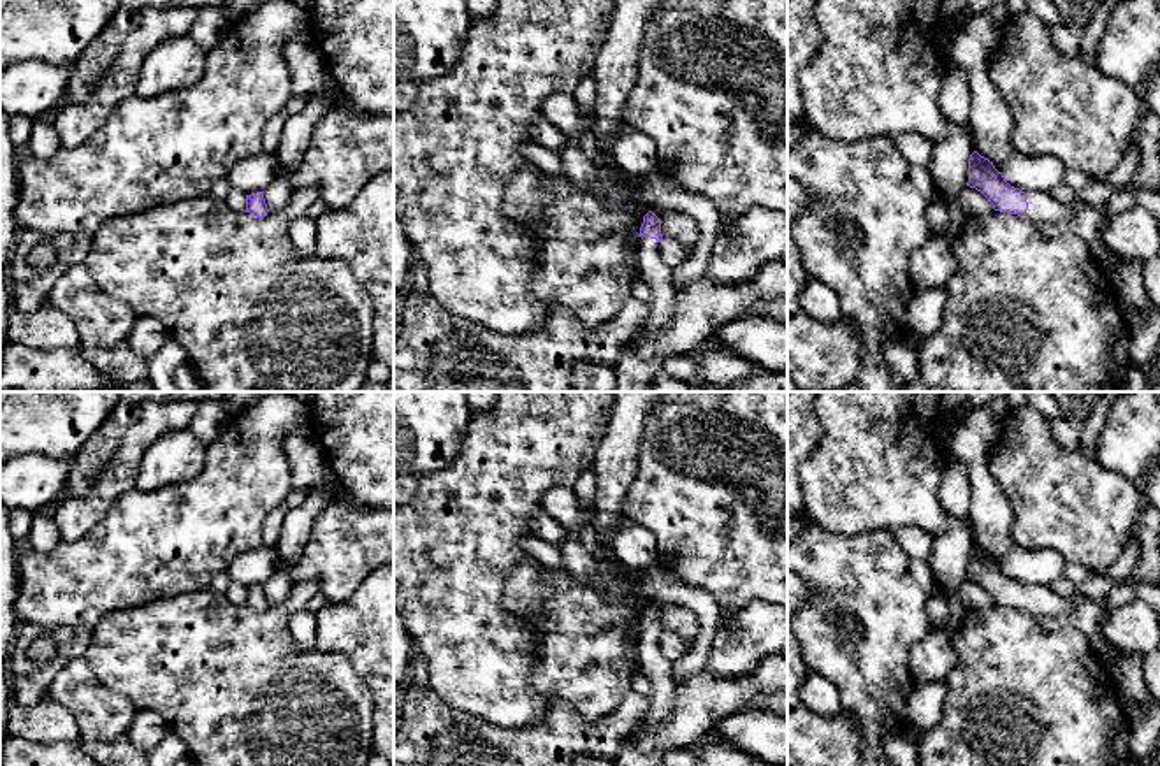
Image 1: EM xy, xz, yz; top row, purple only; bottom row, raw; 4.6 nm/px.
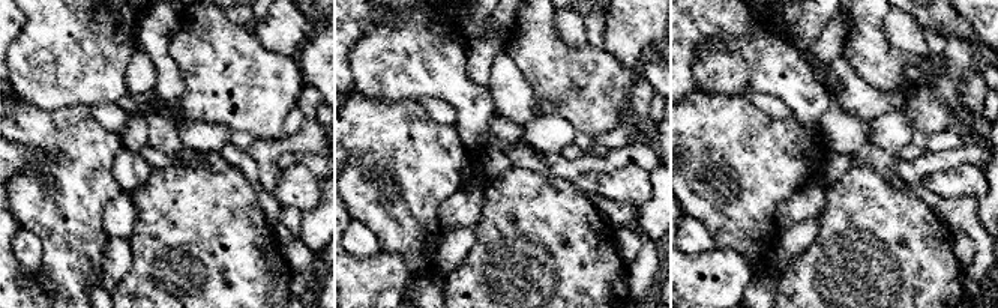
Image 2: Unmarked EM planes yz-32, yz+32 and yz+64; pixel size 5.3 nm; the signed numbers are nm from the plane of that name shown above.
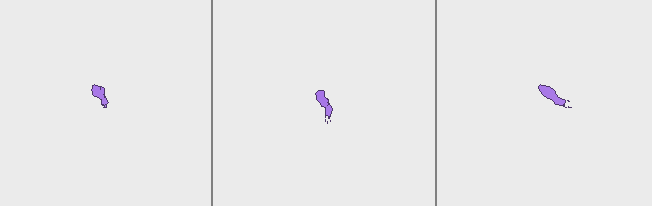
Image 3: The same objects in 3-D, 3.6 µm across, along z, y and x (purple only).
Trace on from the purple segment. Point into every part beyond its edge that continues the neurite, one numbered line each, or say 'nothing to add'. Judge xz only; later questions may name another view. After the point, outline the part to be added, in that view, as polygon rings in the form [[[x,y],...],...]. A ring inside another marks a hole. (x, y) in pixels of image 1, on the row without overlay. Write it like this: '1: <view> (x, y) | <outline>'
1: xz (656, 666) | [[[643,631],[640,634],[636,652],[643,673],[652,682],[654,697],[650,699],[647,719],[636,724],[620,747],[615,766],[661,766],[661,752],[640,752],[634,747],[634,741],[640,733],[661,727],[671,715],[677,689],[673,680],[673,662],[663,654],[659,636],[650,631]]]

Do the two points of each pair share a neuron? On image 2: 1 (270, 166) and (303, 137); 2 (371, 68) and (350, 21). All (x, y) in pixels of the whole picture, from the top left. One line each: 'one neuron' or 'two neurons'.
1: one neuron
2: two neurons

